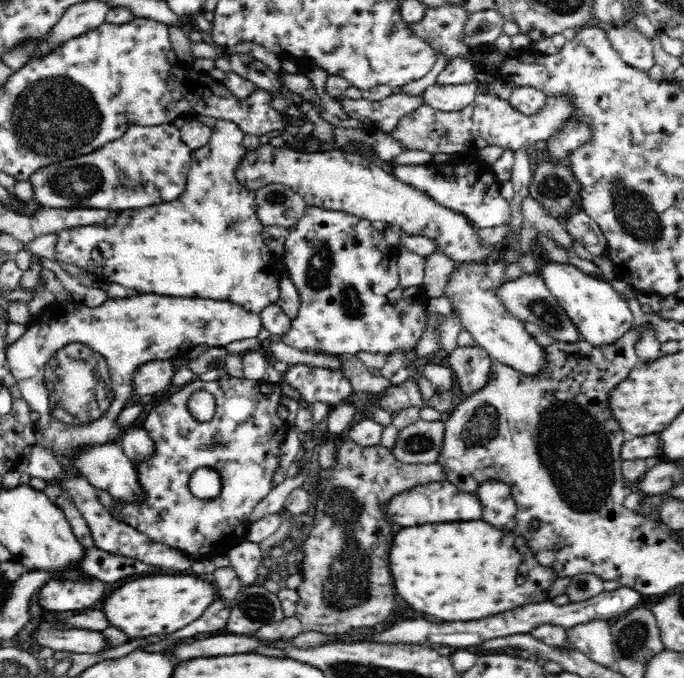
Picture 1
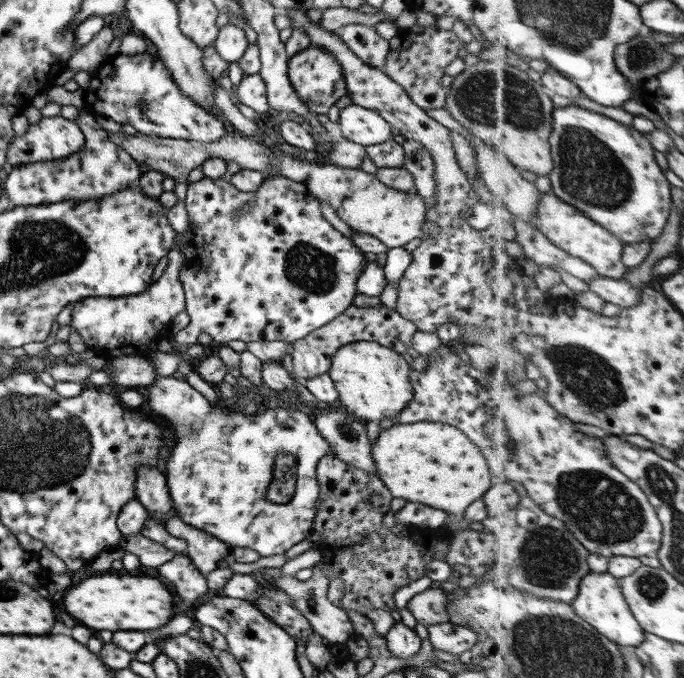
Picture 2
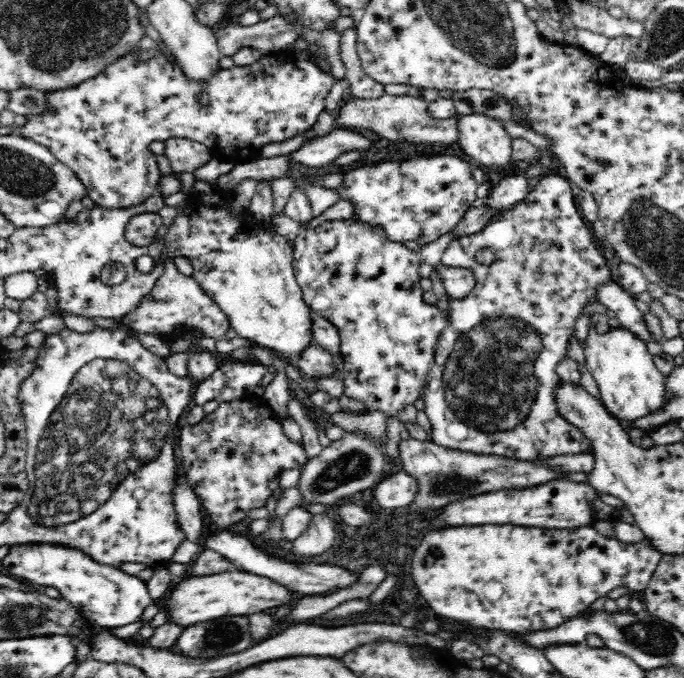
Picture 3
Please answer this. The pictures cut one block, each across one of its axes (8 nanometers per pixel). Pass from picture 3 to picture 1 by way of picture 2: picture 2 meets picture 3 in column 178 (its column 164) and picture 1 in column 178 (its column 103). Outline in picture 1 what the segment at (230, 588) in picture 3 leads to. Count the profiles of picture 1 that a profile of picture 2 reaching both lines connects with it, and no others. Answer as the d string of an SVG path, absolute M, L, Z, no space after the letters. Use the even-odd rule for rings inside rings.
M146 576L132 580L103 600L102 612L109 626L119 628L130 640L158 634L172 634L204 614L210 602L216 600L216 592L208 582L200 582L190 576Z

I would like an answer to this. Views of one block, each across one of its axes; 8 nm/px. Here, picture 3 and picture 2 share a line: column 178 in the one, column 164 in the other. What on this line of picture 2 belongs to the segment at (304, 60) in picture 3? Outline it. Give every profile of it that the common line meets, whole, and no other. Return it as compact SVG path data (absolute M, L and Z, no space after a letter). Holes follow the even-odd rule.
M153 51L135 55L116 54L91 72L90 85L84 90L84 108L114 122L128 122L138 133L180 141L216 141L228 135L231 126L210 111L196 106L174 82L171 72Z

